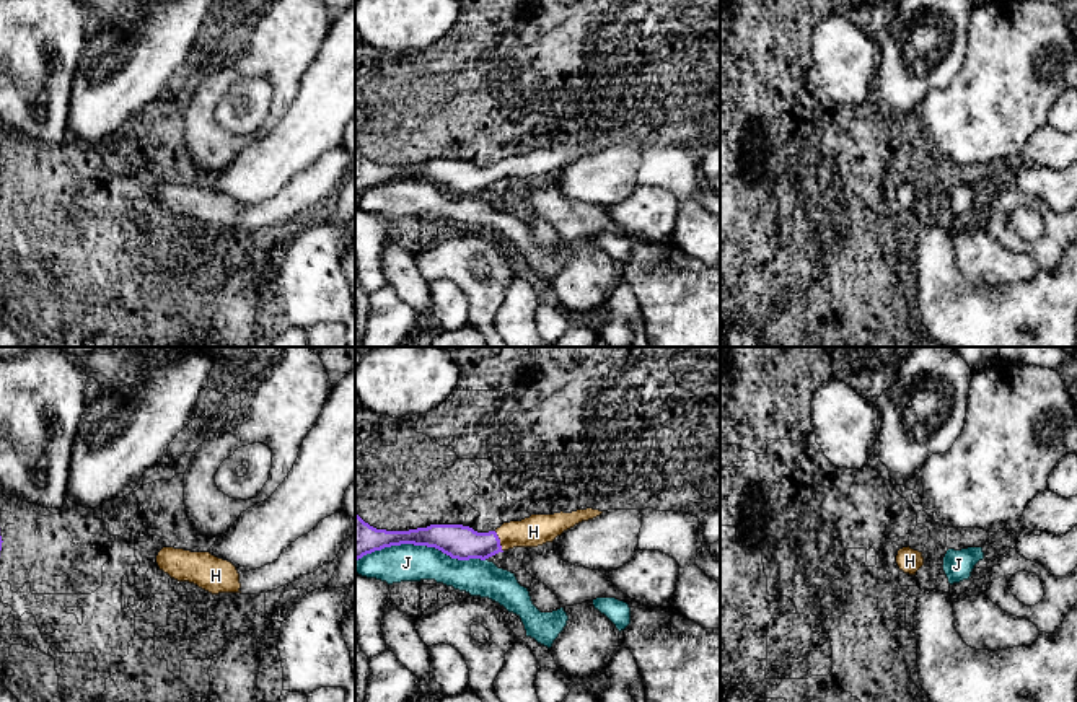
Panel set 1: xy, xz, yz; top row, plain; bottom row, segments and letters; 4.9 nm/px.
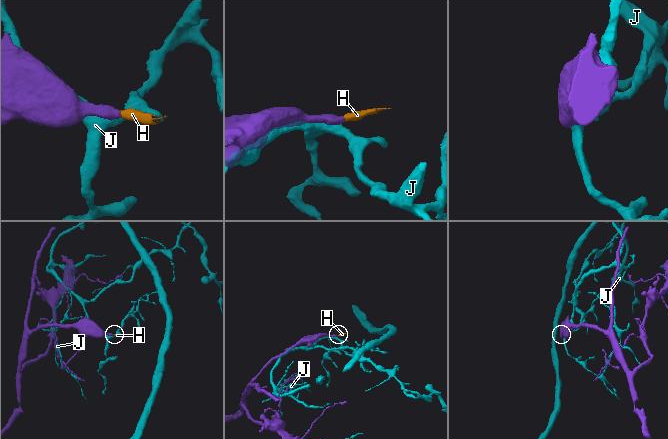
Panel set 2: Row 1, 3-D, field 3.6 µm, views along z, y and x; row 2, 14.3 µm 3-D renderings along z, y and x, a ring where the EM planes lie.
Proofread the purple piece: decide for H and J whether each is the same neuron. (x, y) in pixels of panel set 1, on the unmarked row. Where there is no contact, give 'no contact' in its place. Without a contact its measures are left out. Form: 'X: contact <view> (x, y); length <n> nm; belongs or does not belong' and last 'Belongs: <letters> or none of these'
H: contact xz (499, 176); length 110 nm; belongs
J: contact xz (419, 179); length 650 nm; does not belong
Belongs: H

